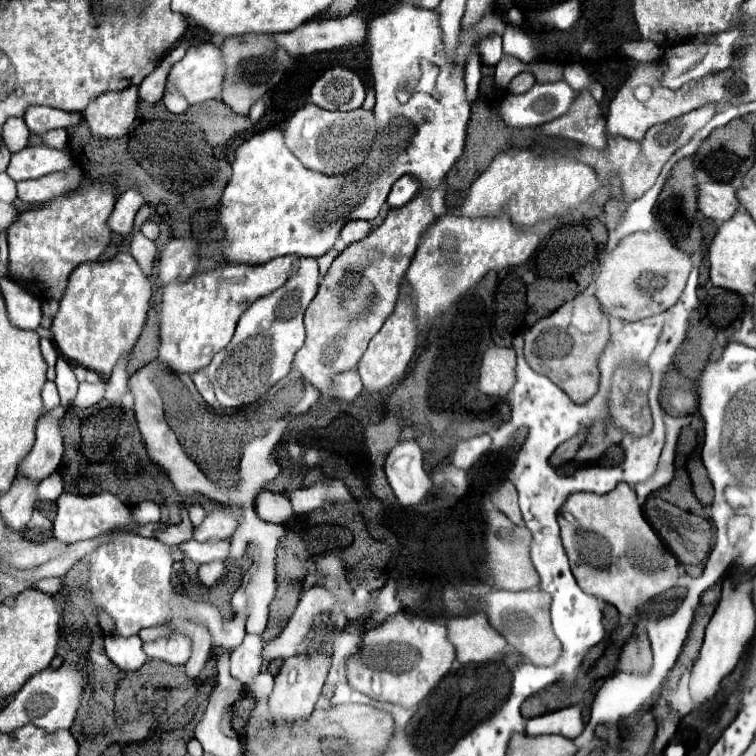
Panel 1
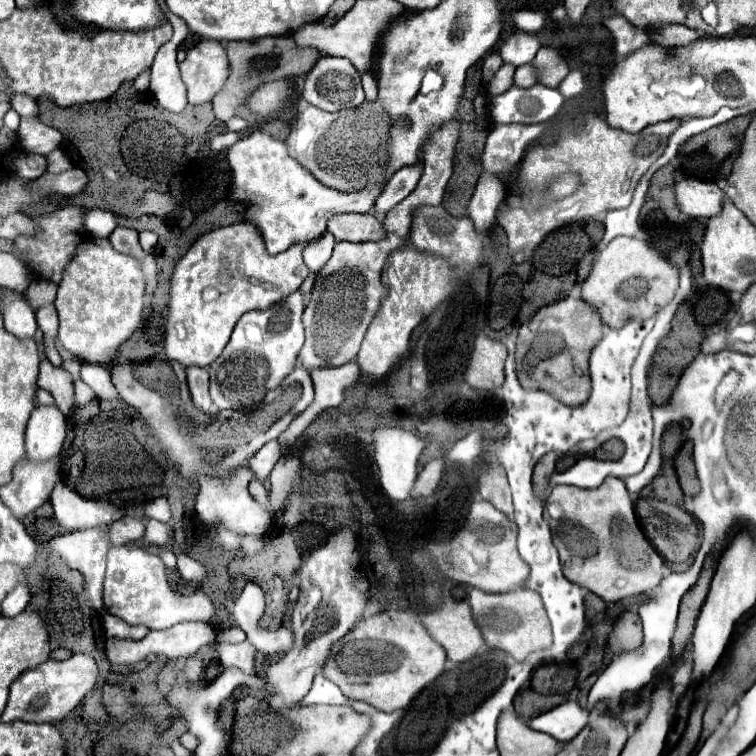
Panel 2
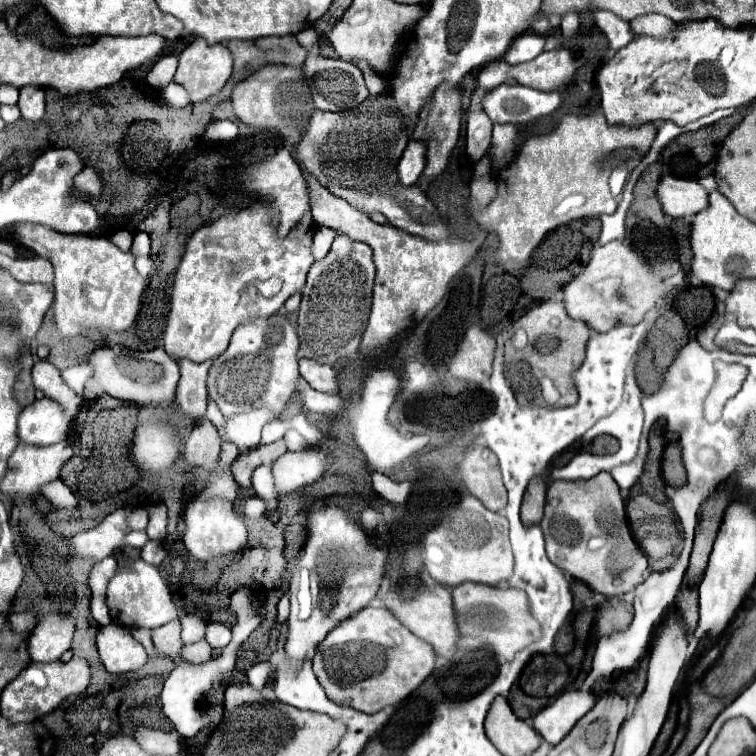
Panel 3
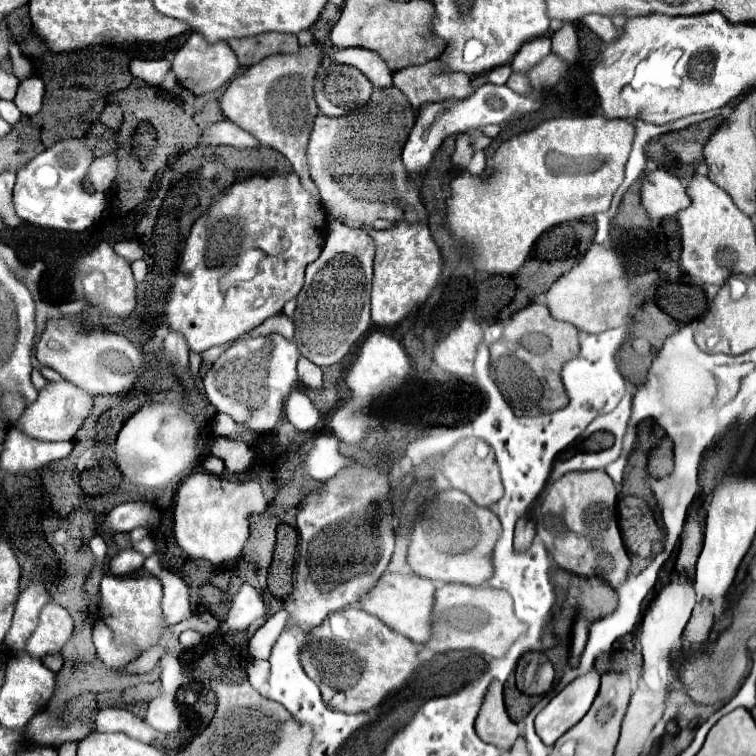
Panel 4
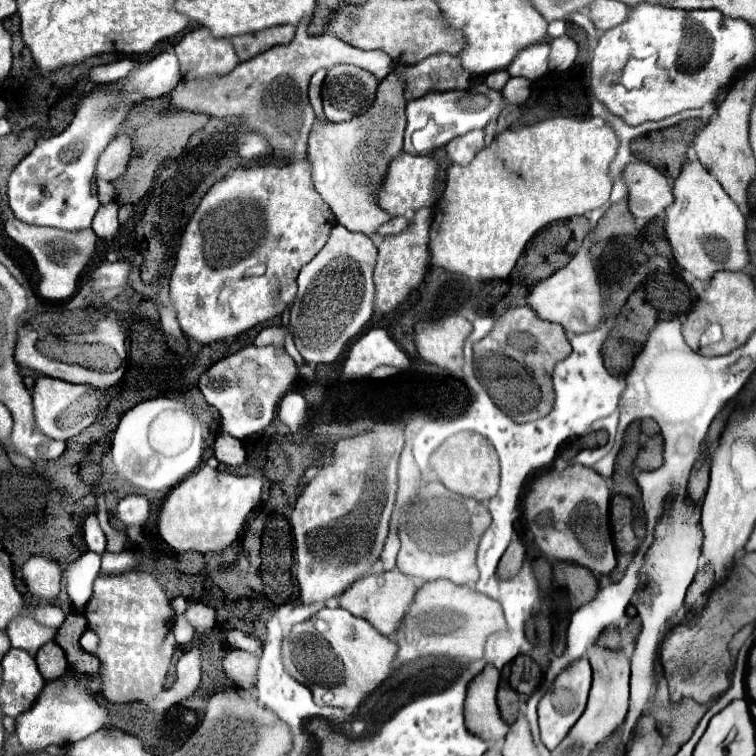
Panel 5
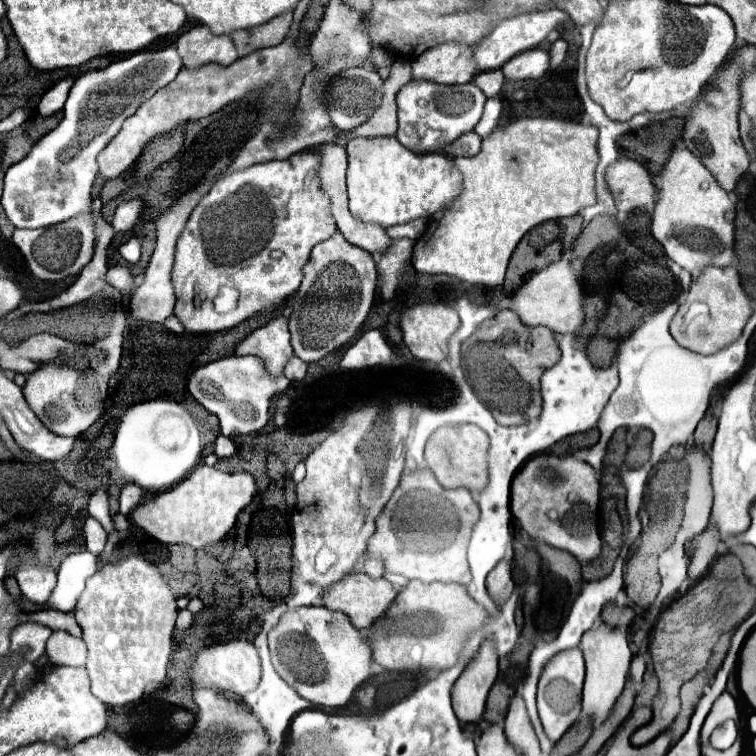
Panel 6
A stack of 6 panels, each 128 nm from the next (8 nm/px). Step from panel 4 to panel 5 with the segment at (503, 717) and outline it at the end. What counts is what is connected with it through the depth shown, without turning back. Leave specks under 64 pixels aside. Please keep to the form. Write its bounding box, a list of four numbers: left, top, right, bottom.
[464,664,508,740]

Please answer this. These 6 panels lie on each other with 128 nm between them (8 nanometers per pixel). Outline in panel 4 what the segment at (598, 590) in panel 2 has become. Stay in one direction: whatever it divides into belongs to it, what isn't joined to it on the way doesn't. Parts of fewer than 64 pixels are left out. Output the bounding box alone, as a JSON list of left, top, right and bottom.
[538,470,630,588]

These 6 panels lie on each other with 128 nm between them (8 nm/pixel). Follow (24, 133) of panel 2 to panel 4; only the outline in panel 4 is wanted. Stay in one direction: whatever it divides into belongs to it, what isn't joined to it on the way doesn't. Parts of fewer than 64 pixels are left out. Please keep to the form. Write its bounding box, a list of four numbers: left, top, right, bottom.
[14,76,44,116]

